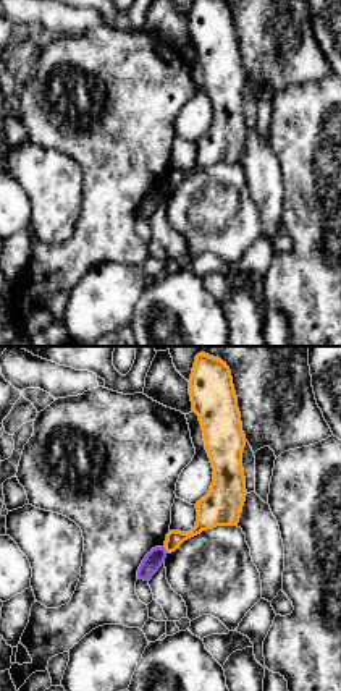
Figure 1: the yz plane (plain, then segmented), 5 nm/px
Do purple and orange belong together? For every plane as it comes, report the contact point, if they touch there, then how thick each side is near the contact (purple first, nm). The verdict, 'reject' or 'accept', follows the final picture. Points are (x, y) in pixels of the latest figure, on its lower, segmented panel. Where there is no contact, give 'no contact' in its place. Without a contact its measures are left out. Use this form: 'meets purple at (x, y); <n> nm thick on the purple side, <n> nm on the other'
meets purple at (165, 551); 90 nm thick on the purple side, 80 nm on the other

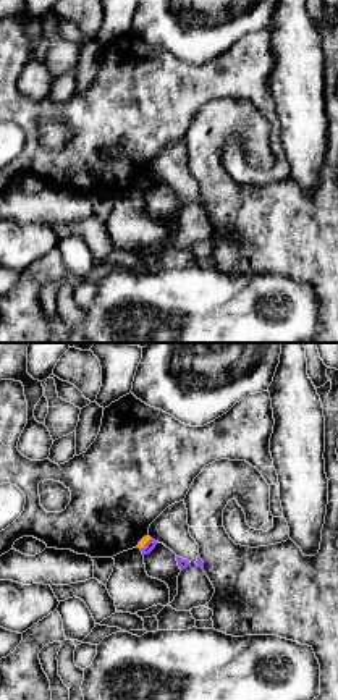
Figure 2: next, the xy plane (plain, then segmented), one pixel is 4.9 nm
meets purple at (146, 543); 50 nm thick on the purple side, 40 nm on the other

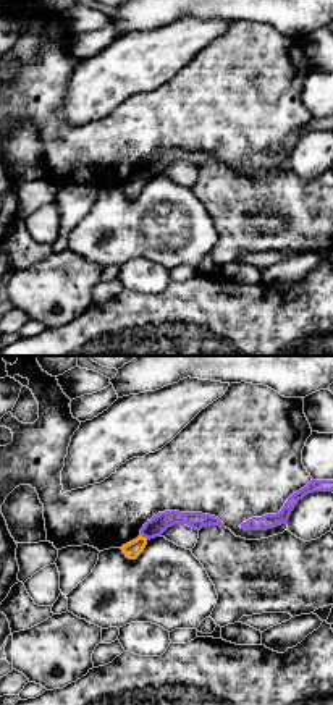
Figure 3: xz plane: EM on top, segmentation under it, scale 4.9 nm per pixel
meets purple at (144, 536); 90 nm thick on the purple side, 80 nm on the other

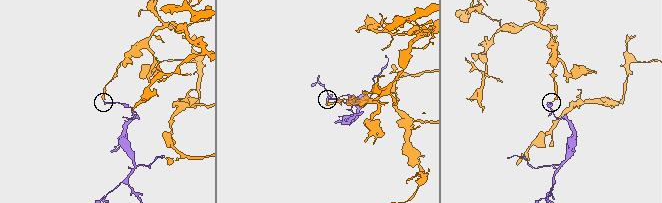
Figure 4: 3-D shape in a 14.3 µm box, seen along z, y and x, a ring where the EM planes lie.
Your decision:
reject

